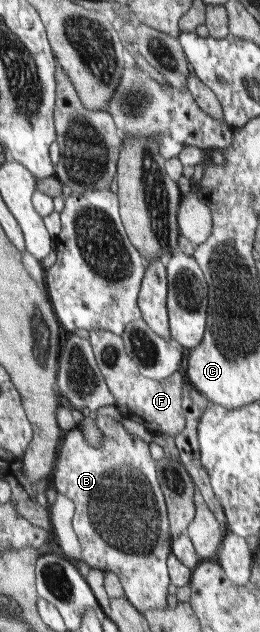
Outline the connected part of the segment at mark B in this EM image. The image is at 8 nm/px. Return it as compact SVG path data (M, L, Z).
M109 416L95 420L104 435L102 445L93 447L82 436L69 432L50 476L52 484L74 501L72 526L81 546L81 560L117 575L126 599L139 612L165 609L173 535L157 462L150 455L150 444L131 435L120 421Z

